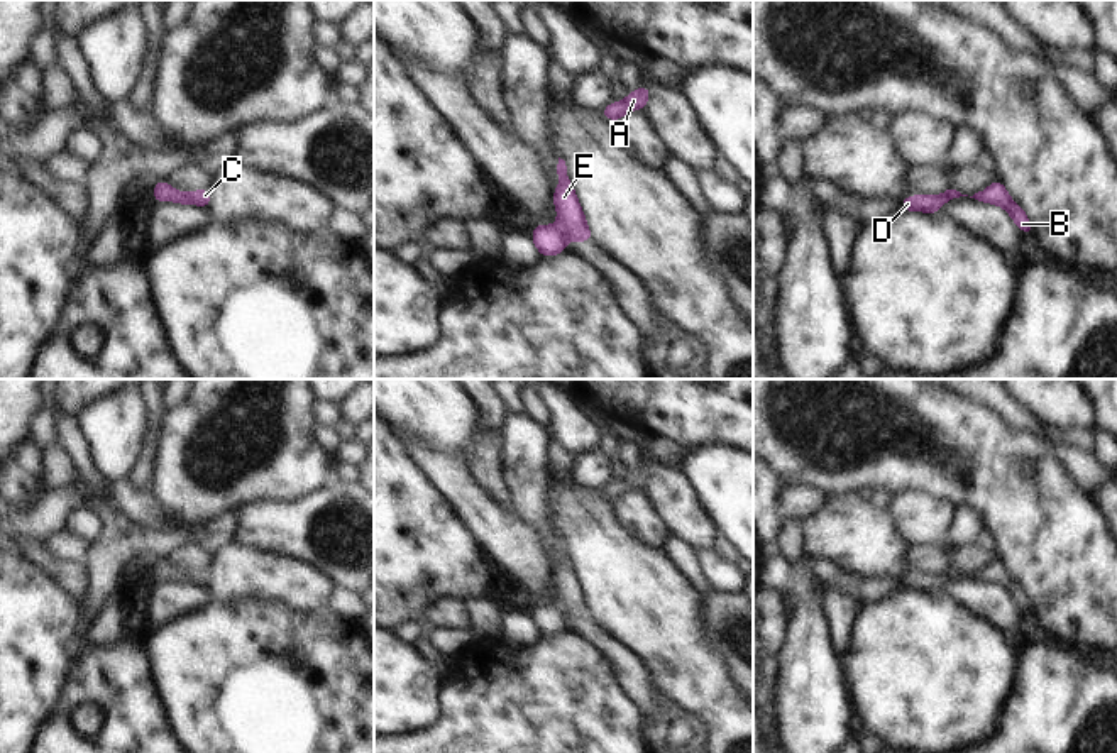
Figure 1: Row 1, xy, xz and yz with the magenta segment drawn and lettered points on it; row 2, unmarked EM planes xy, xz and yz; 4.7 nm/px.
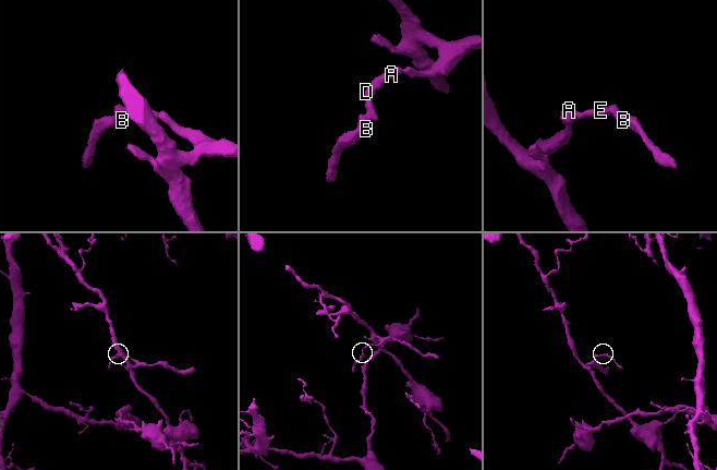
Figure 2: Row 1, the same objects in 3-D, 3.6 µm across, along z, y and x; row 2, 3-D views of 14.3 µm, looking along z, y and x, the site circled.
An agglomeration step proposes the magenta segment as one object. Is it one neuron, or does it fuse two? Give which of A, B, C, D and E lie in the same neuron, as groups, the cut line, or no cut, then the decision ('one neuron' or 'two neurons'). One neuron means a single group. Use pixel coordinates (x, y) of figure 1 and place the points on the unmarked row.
groups A B C D E; cut none; one neuron

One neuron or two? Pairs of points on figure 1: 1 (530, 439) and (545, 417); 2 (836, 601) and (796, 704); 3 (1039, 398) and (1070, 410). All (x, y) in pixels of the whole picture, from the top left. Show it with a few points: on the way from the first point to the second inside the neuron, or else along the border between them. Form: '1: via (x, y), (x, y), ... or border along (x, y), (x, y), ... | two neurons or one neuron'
1: border along (525, 410), (545, 425) | two neurons
2: border along (809, 588), (826, 621), (831, 647), (836, 652) | two neurons
3: via (1046, 398), (1053, 398), (1063, 408) | one neuron

